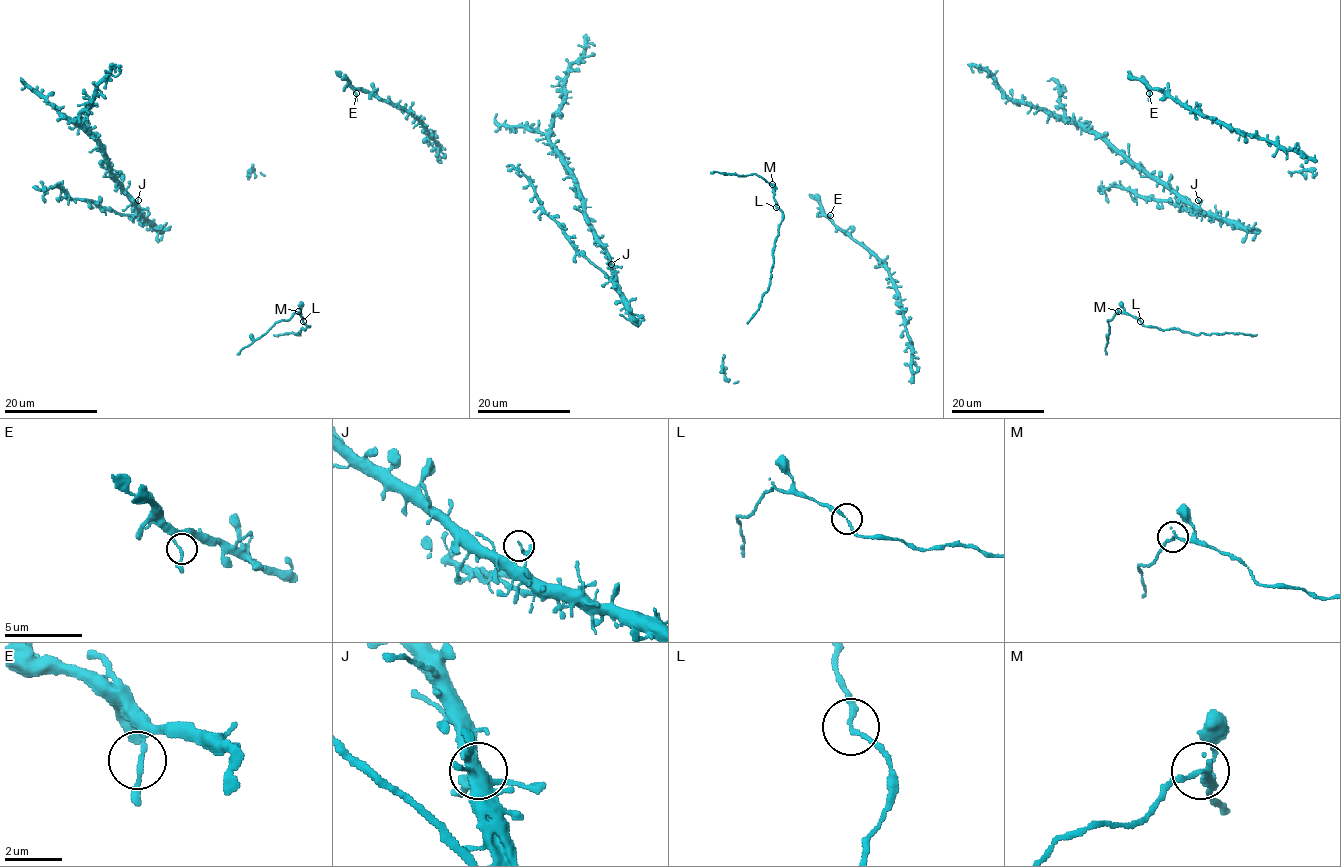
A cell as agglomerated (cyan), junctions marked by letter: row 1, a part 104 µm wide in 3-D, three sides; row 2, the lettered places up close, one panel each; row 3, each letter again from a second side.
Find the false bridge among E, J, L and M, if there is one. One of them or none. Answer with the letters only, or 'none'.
M

